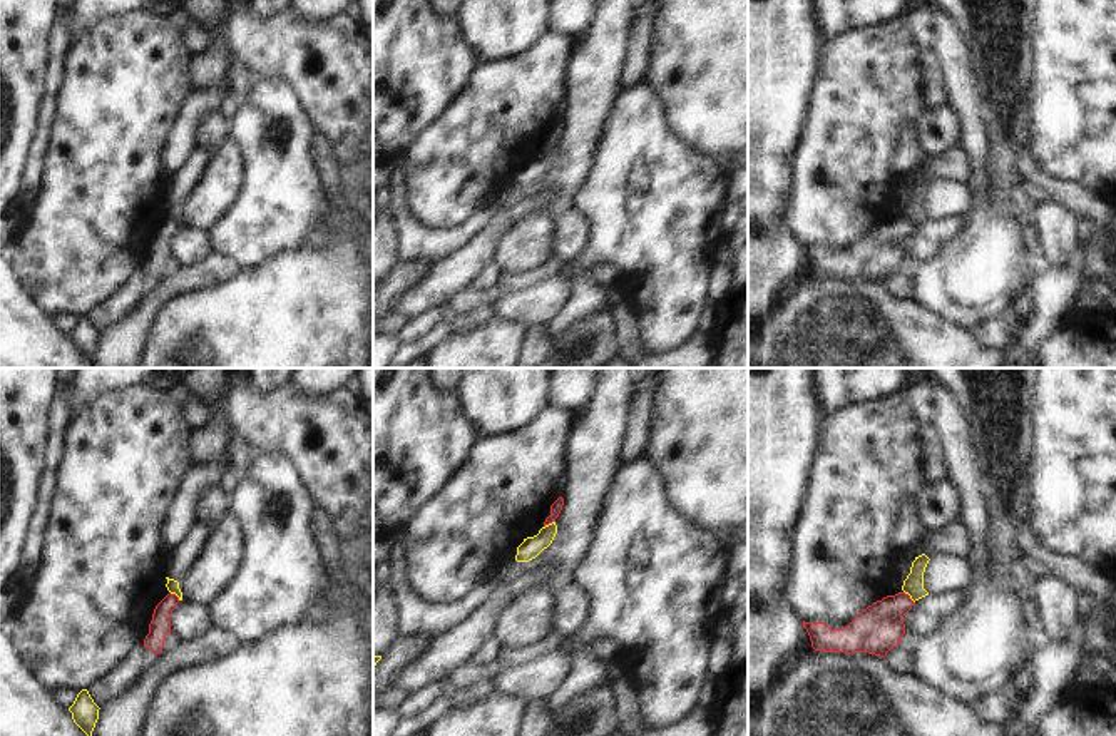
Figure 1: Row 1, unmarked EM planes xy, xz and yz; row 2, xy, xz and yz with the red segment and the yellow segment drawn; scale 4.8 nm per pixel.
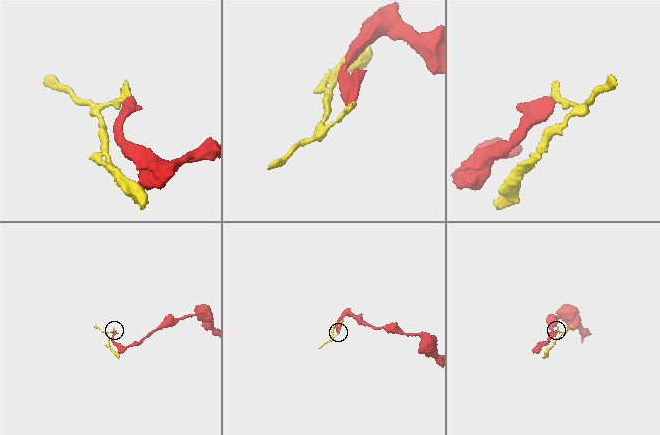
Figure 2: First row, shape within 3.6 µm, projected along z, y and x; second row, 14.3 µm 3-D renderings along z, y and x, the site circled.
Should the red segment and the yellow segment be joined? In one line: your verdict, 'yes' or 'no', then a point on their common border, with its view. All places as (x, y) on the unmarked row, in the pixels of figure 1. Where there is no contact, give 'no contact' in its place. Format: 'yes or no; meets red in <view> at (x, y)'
no; meets red in xy at (174, 219)

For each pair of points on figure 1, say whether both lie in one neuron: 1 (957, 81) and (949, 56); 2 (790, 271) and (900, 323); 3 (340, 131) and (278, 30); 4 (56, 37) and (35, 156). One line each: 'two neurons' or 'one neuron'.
1: one neuron
2: two neurons
3: one neuron
4: one neuron

